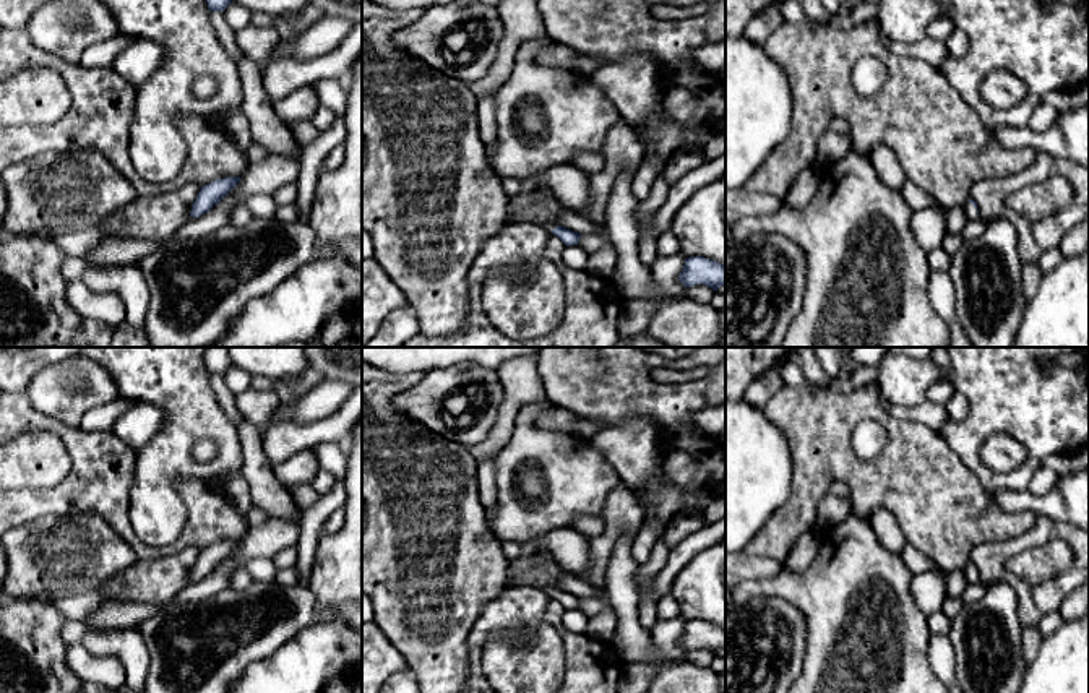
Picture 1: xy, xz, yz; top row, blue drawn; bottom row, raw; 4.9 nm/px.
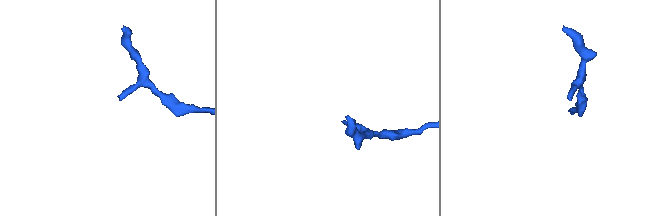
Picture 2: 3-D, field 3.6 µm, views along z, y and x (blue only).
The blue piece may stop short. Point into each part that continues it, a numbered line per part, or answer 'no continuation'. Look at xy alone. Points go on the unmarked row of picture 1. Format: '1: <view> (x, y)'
no continuation

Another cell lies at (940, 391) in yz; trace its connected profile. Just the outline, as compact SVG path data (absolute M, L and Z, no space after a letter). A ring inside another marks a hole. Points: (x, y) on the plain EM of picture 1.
M941 378L928 388L927 399L930 399L935 404L946 406L949 399L953 398L953 394L954 394L954 388L951 381Z

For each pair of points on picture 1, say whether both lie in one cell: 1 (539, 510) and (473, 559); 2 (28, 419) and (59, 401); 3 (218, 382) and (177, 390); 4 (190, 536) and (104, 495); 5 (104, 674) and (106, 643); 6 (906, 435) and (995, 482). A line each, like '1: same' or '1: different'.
1: different
2: different
3: different
4: same
5: different
6: different

